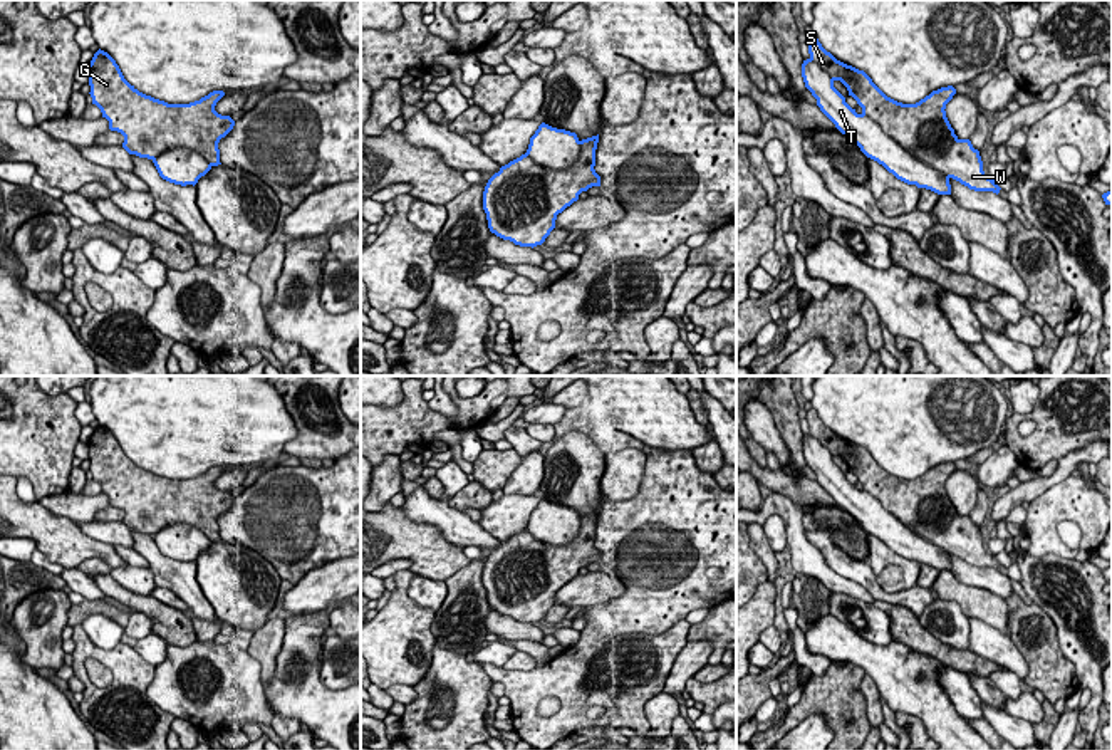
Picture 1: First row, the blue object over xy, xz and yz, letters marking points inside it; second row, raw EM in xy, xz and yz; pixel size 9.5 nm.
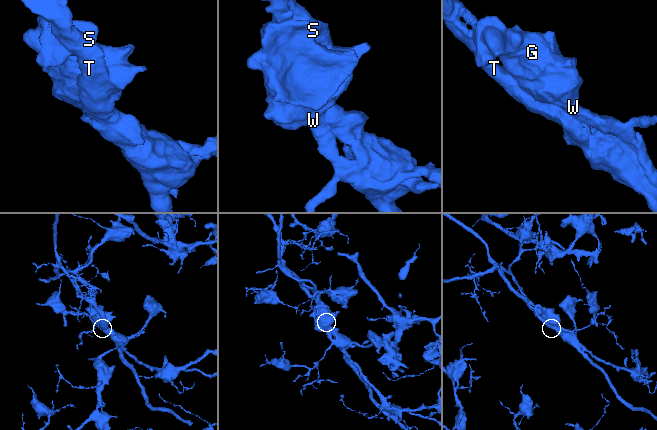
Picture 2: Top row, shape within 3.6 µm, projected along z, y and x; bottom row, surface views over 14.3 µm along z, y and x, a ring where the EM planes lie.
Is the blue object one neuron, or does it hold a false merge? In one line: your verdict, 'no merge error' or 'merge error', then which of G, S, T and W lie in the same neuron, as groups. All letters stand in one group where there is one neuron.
merge error; G S W / T

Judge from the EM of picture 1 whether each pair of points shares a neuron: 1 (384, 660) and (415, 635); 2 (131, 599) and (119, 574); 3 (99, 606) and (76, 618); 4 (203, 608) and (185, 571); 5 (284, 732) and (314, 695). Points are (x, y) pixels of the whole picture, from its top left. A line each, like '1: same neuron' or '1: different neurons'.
1: same neuron
2: different neurons
3: same neuron
4: same neuron
5: different neurons

